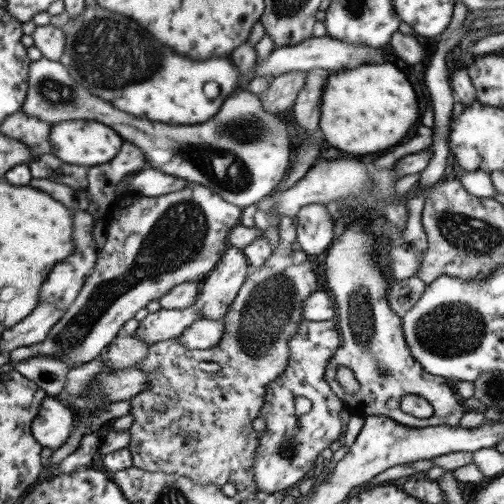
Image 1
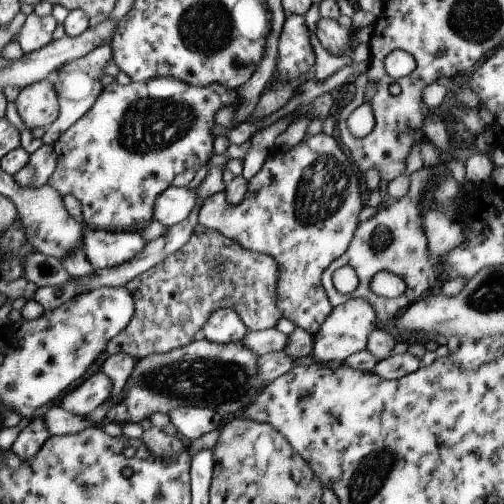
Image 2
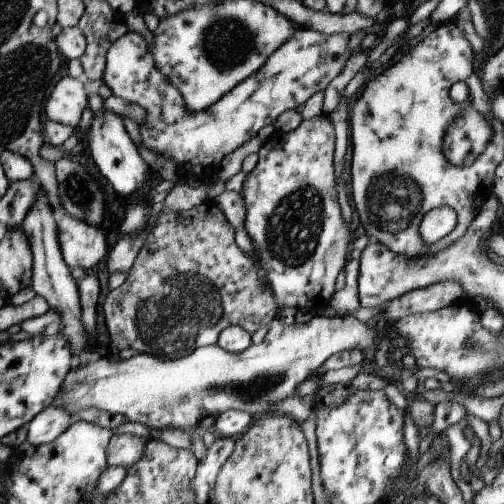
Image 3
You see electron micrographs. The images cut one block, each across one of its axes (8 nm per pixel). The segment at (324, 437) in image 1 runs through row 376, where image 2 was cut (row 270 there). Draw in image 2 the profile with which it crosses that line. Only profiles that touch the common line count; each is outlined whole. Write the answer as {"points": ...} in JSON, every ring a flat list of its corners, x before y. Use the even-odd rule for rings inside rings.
{"points":[[323,134,305,136,299,144,295,144,295,146,289,148,289,150,285,150,285,154,281,154,281,152,277,154,275,148,273,148,273,152,269,154,269,158,263,162,261,170,249,180,247,190,245,190,245,196,243,196,243,200,241,200,237,206,233,206,233,204,229,206,229,204,225,202,225,192,217,192,217,194,211,196,211,200,205,200,205,202,201,204,197,222,199,222,201,226,209,228,209,230,217,230,221,236,225,236,225,238,229,238,231,242,239,244,243,250,271,256,271,258,275,260,275,264,277,264,277,286,275,286,275,292,277,292,277,308,279,308,279,312,283,314,283,318,287,318,289,322,293,322,295,328,301,328,303,332,315,336,317,330,319,330,319,326,321,326,321,324,325,322,325,318,333,312,333,308,331,308,331,304,329,304,329,300,327,300,327,294,325,294,325,290,323,290,323,286,321,286,321,274,323,274,323,270,327,270,327,266,331,266,337,258,341,258,341,254,347,250,347,246,349,246,349,242,351,242,351,238,353,238,353,232,355,232,357,226,359,226,359,222,357,222,359,212,365,208,365,206,361,204,359,180,357,180,357,178,359,178,359,168,357,168,357,164,355,164,355,162,351,164,351,162,347,160,347,156,339,150,337,140,335,140,333,136,323,136]]}

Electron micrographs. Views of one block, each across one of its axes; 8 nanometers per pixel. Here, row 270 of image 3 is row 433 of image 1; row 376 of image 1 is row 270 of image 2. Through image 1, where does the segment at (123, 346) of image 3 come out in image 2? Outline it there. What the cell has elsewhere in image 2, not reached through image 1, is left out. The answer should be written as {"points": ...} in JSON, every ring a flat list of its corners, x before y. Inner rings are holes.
{"points":[[199,224,193,228,189,240,177,252,173,252,163,262,155,264,153,268,145,270,143,274,131,278,125,284,125,290,131,294,135,312,129,324,119,334,115,334,115,338,111,338,103,350,109,356,127,354,137,362,151,354,165,354,169,350,175,350,193,342,201,326,205,324,207,316,211,314,211,310,217,310,217,308,233,310,243,322,243,326,247,328,247,332,271,330,283,318,283,314,277,308,275,286,277,286,277,264,271,256,243,250,239,244,221,236,217,230,209,230]]}

